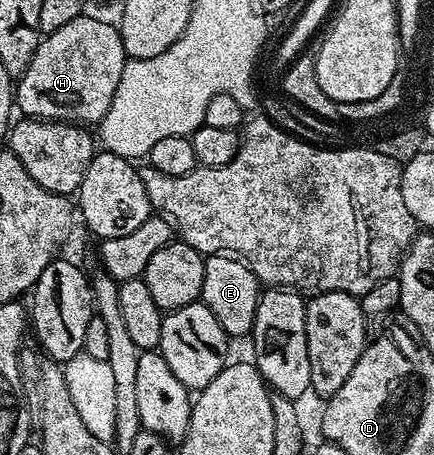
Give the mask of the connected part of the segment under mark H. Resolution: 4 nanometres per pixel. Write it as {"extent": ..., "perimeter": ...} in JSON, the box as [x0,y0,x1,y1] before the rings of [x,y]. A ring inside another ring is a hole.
{"extent":[16,16,128,124],"perimeter":[[[83,16],[68,20],[64,28],[45,35],[21,78],[16,82],[16,106],[28,118],[51,122],[97,124],[108,112],[120,72],[128,59],[117,25],[102,18]],[[91,122],[91,123],[90,123]]]}

